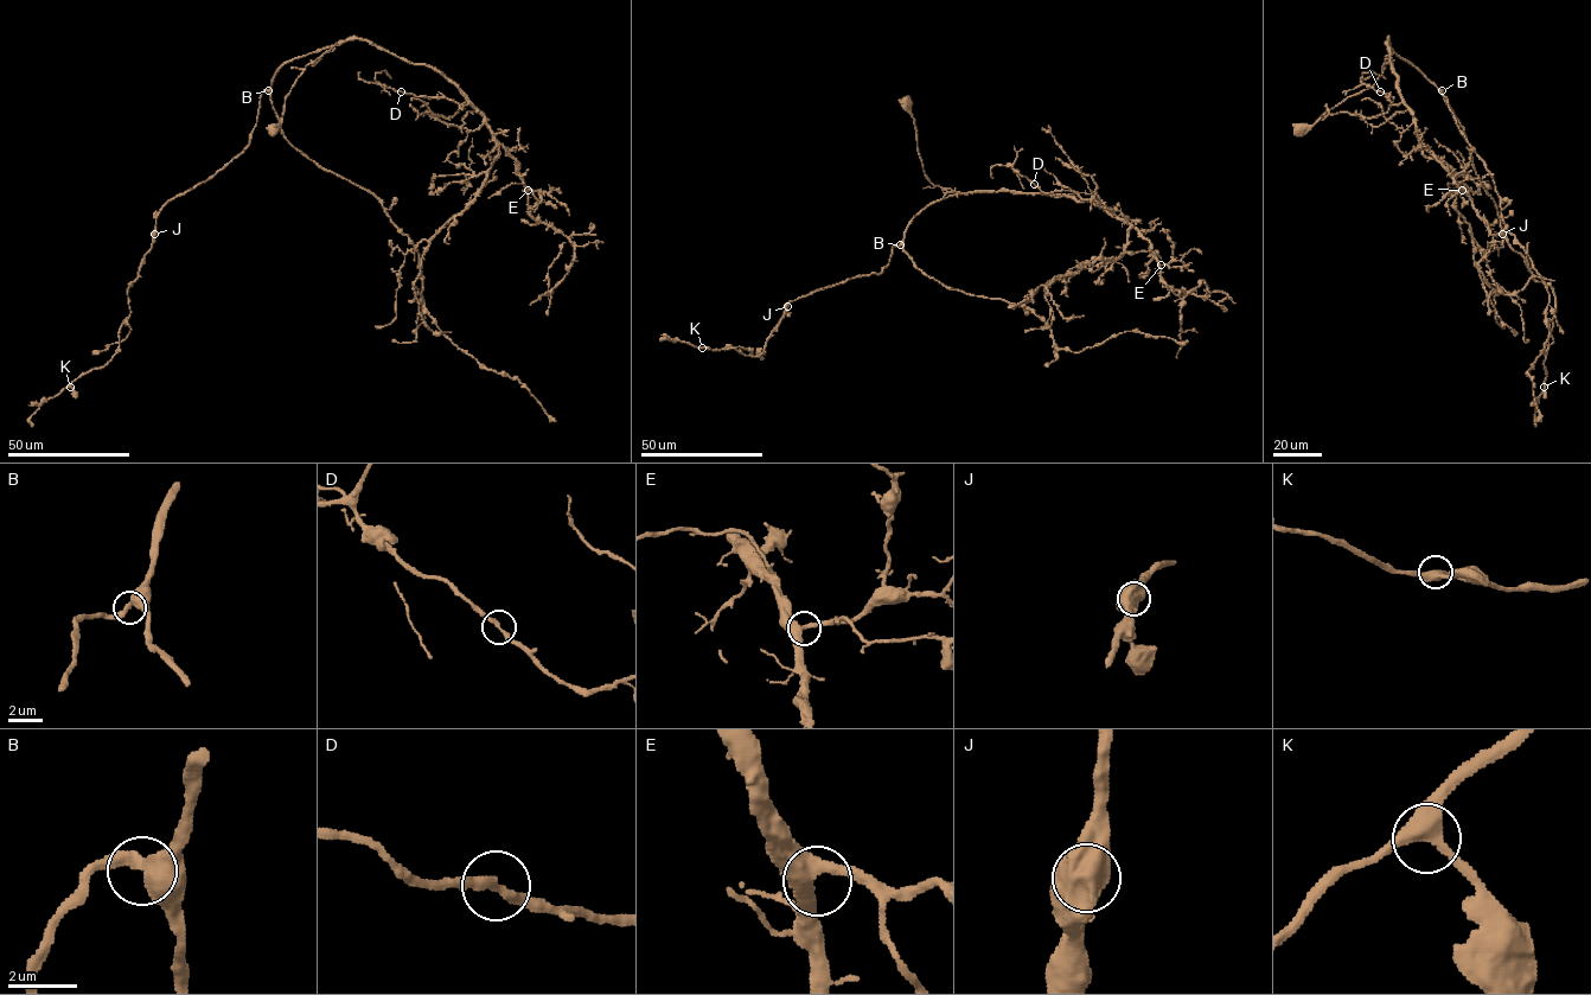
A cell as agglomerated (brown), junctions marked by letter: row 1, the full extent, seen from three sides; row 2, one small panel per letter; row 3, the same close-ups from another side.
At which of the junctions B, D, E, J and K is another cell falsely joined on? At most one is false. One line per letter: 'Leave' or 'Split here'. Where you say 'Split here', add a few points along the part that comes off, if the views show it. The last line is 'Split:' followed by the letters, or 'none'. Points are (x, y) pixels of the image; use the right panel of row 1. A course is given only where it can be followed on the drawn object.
B: Leave
D: Leave
E: Leave
J: Leave
K: Leave
Split: none

